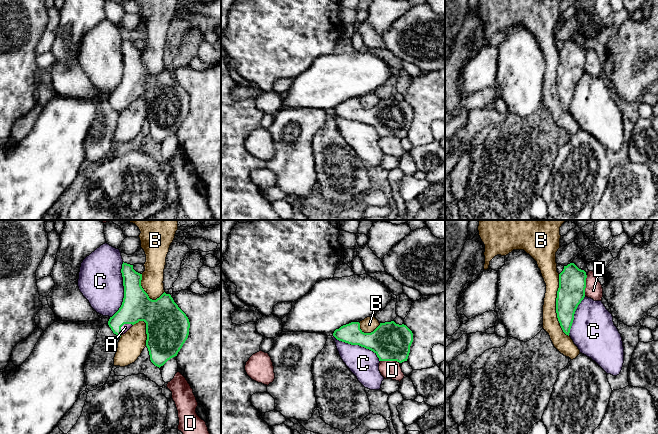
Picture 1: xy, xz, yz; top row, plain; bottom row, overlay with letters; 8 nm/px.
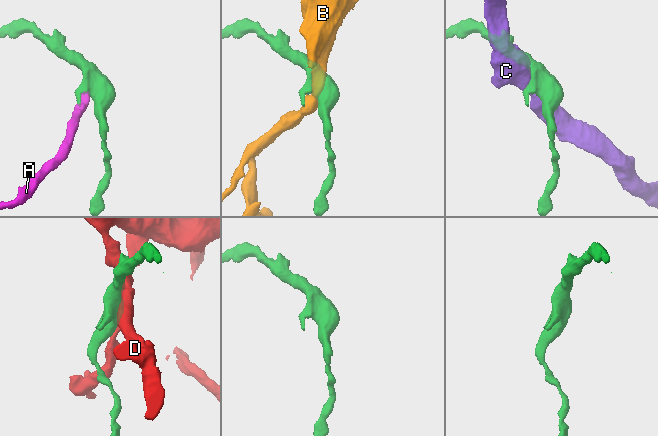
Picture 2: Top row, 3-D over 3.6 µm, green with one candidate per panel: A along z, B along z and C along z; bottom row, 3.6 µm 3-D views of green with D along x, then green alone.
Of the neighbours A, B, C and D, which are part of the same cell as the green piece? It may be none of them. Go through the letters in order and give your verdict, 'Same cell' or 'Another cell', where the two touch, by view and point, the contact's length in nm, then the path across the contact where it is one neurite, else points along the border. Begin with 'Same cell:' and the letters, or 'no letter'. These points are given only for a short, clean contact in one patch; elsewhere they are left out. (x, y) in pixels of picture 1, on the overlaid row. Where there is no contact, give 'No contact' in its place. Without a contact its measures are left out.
Same cell: A
A: Same cell. Touches green at xy (123, 324). Shared border 130 nm. Path across: xy (137, 306), (123, 324), (125, 327)
B: Another cell. Touches green at yz (556, 305). Shared border 500 nm
C: Another cell. Touches green at xy (124, 290). Shared border 460 nm
D: Another cell. Touches green at yz (585, 285). Shared border 170 nm

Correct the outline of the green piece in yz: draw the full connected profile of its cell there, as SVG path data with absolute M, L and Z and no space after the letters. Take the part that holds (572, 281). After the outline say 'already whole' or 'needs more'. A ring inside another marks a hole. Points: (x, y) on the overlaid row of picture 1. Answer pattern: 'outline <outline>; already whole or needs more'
outline M574 263L564 266L559 274L559 288L556 298L557 318L563 332L569 336L574 314L585 297L586 272Z; already whole

